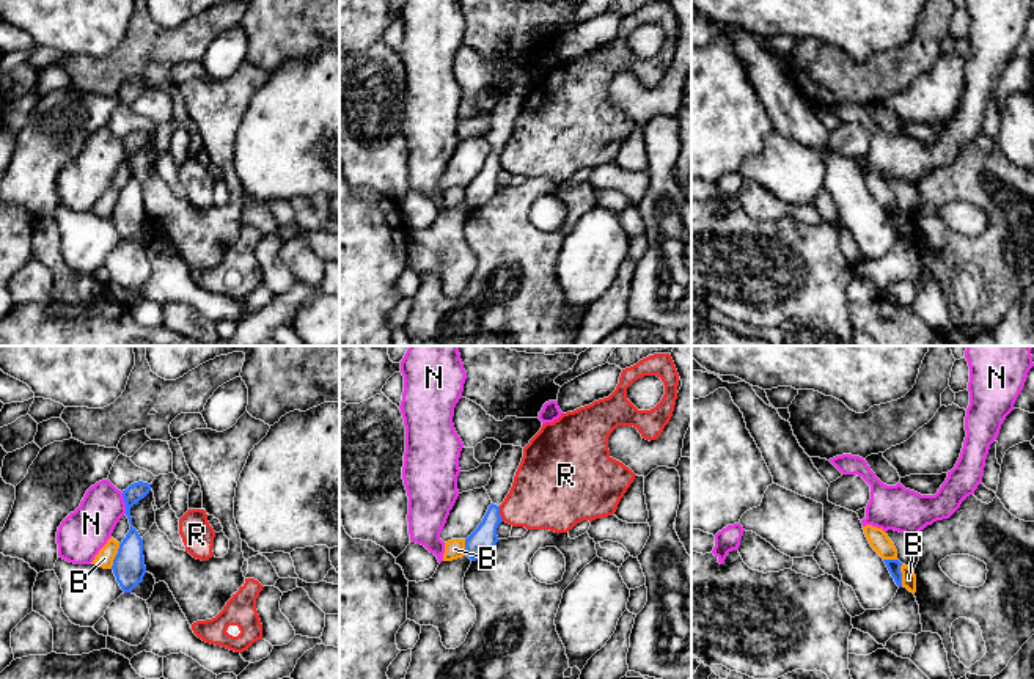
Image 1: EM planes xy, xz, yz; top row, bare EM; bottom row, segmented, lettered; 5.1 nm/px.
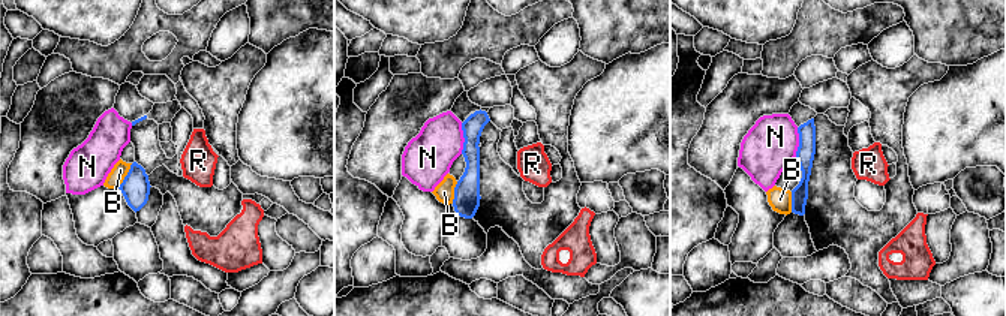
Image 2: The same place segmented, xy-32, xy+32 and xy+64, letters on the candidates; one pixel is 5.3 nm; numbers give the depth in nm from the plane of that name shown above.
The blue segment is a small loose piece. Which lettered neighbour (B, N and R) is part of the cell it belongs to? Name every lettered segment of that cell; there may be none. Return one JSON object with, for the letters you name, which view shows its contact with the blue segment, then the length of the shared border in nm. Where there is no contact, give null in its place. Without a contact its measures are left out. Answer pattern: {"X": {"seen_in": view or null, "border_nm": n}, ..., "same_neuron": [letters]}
{"same_neuron": []}

